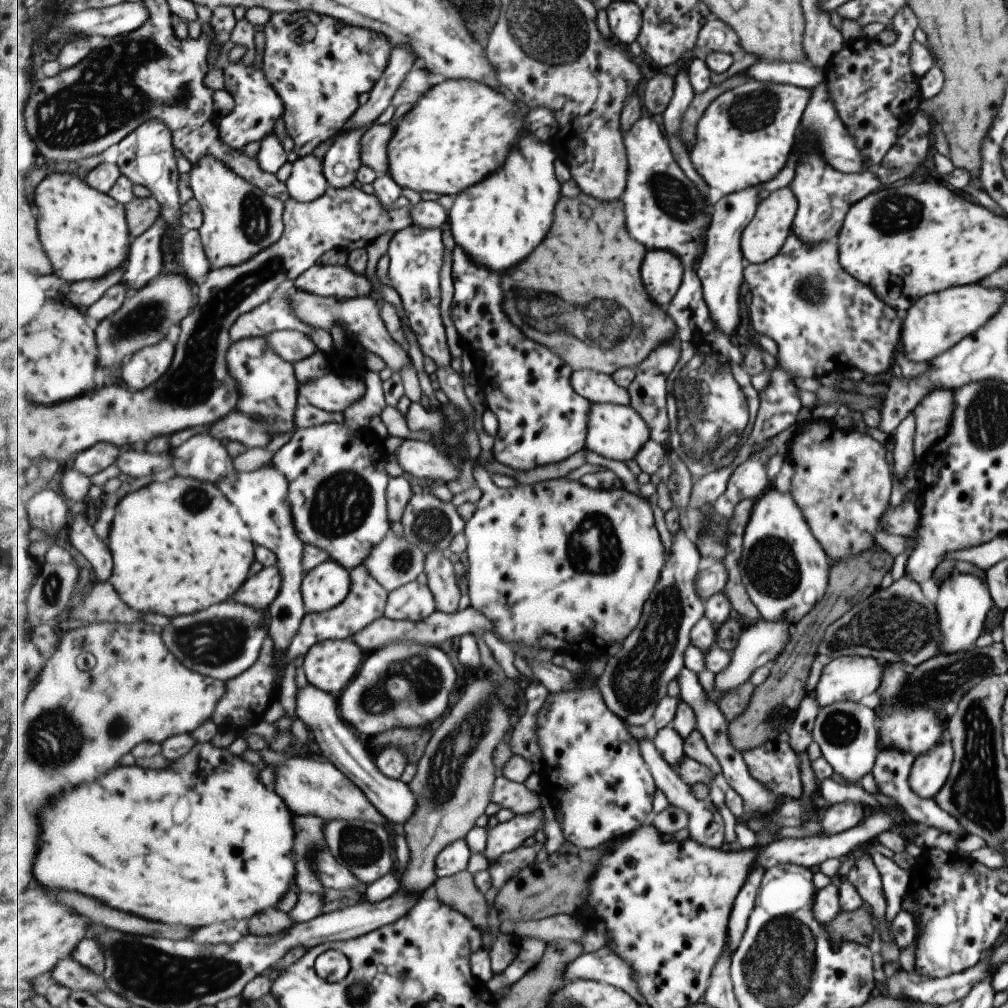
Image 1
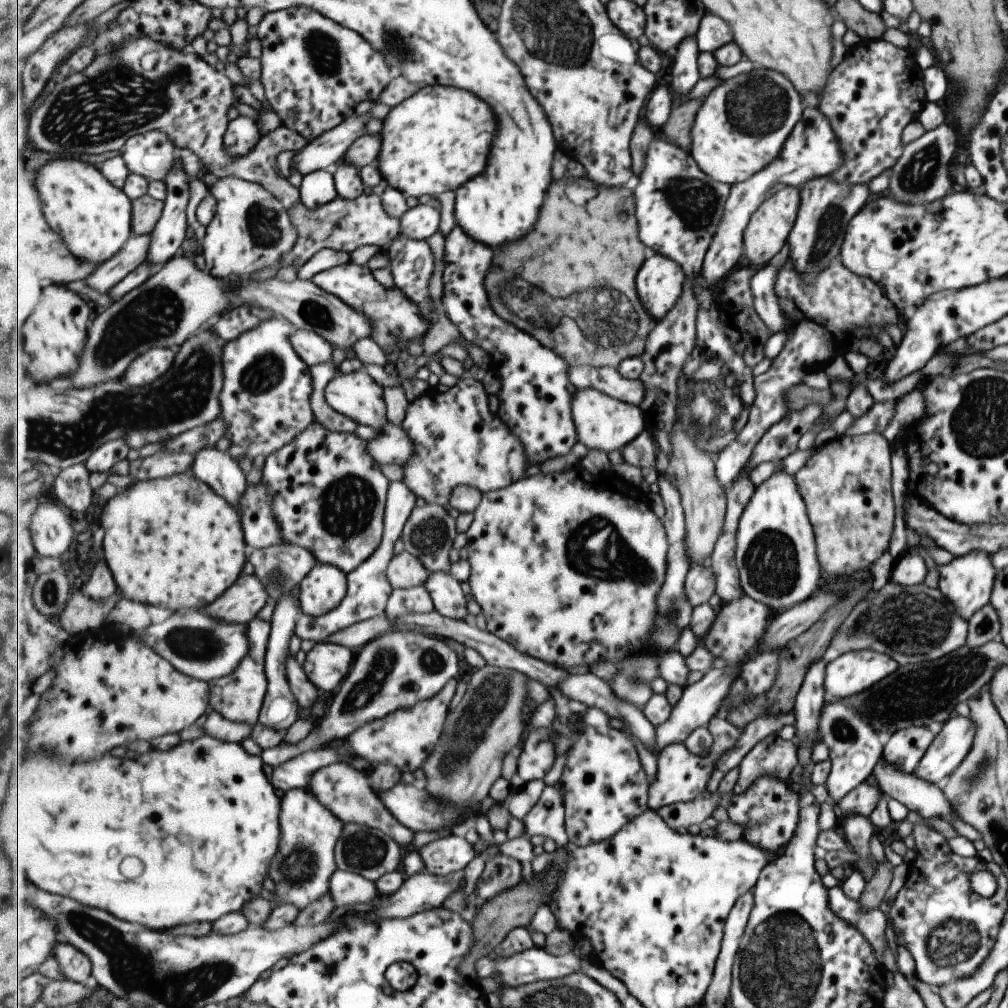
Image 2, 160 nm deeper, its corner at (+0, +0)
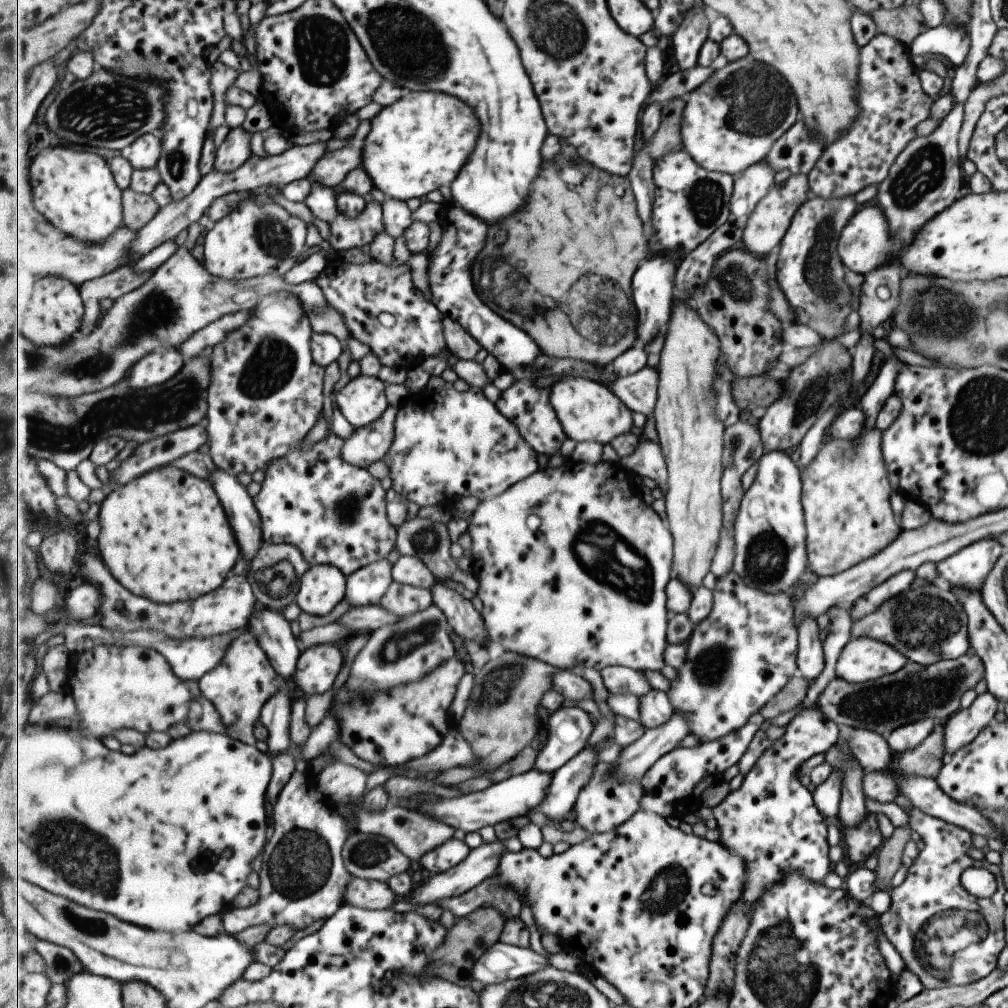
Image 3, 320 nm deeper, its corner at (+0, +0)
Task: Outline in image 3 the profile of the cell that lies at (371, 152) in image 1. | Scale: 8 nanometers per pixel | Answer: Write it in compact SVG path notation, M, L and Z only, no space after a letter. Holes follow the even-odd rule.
M350 144L331 151L319 159L309 179L322 187L336 187L347 174L364 163L365 150L358 144Z

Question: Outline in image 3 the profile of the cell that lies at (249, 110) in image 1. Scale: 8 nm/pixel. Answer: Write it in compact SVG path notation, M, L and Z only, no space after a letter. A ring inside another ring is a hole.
M243 127L230 129L225 140L215 150L213 170L232 173L241 168L254 152L253 134Z

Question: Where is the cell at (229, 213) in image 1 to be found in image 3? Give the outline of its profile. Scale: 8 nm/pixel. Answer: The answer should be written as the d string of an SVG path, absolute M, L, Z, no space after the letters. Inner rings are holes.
M246 199L208 230L203 246L205 267L211 274L227 280L265 275L283 277L299 264L307 248L307 225L277 203L261 205Z

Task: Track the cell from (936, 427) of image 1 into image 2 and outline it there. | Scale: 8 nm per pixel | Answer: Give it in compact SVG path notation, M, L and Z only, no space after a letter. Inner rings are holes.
M917 388L905 393L893 402L894 407L892 410L889 422L886 422L882 435L885 441L893 448L895 431L905 428L911 421L917 421L921 418L924 411L923 396L919 394Z

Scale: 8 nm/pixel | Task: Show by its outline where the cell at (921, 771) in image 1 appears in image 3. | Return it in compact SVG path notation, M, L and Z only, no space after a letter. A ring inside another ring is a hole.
M985 691L976 695L969 708L959 709L944 724L944 760L953 751L971 742L995 716L998 700Z

